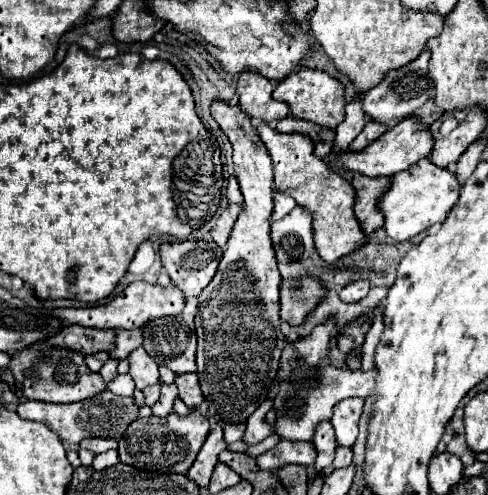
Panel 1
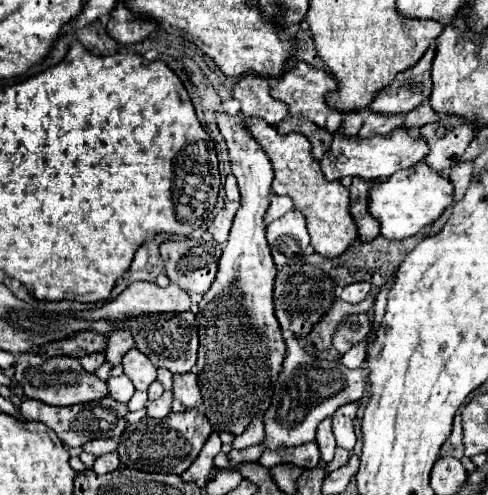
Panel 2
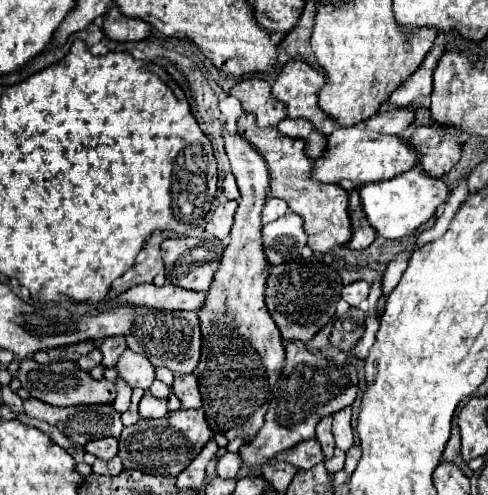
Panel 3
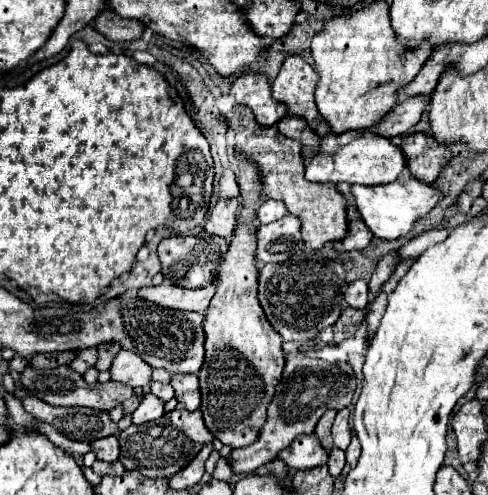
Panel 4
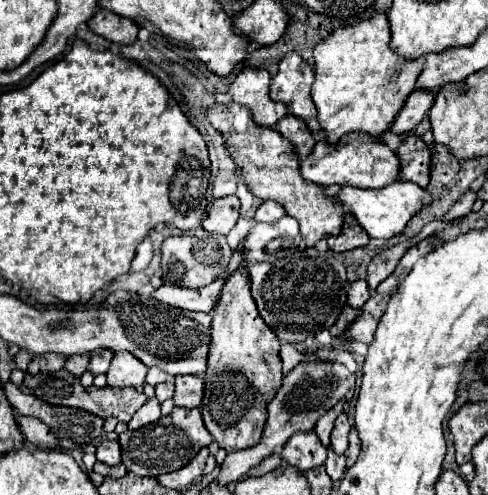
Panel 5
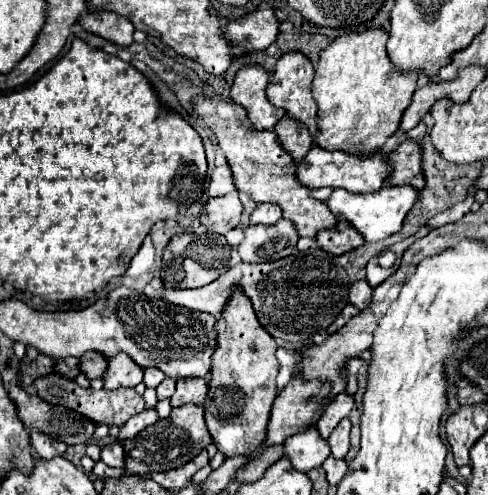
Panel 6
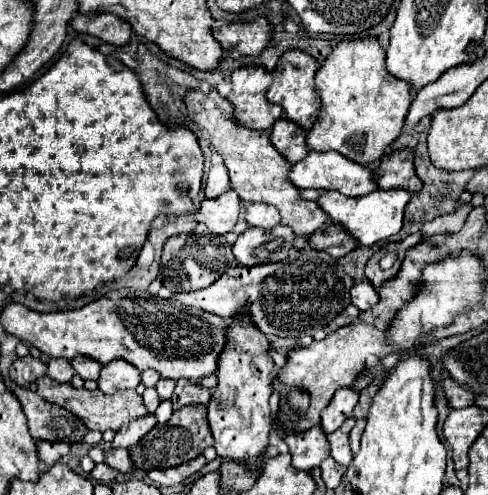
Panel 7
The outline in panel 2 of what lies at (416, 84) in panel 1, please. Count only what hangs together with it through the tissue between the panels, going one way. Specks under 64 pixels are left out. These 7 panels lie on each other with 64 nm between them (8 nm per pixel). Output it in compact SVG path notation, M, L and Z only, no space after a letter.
M436 46L428 48L428 52L420 58L420 62L396 76L390 88L382 90L370 110L376 114L400 114L406 116L410 110L414 110L420 102L424 102L430 92L432 92L432 80L430 80L430 70L432 70L432 60L436 54Z

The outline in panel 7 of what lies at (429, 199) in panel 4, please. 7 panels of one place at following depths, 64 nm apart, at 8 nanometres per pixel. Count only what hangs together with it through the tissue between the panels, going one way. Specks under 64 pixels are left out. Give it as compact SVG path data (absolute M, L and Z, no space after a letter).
M374 190L360 198L348 198L340 196L340 192L324 192L316 202L318 206L328 214L330 222L340 224L360 246L372 246L376 242L386 242L392 234L398 234L402 228L402 212L410 200L410 192L400 190L388 190L380 192Z

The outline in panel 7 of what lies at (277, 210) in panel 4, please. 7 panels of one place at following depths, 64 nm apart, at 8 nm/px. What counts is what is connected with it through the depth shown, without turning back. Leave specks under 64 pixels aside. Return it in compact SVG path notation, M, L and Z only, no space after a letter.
M250 204L246 208L246 222L248 222L248 226L272 230L280 222L280 214L276 212L276 208L272 208L268 204Z

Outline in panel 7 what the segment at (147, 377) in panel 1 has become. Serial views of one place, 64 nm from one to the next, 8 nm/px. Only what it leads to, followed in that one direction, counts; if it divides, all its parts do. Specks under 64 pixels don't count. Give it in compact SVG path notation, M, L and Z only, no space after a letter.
M114 360L112 364L102 366L96 382L104 394L114 394L116 390L136 388L140 384L140 370L132 368L126 360Z

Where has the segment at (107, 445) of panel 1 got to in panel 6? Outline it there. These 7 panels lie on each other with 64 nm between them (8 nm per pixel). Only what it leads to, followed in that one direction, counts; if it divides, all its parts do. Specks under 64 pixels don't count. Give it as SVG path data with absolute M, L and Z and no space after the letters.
M118 442L112 446L104 446L102 448L102 462L106 462L108 466L124 468L124 448Z

